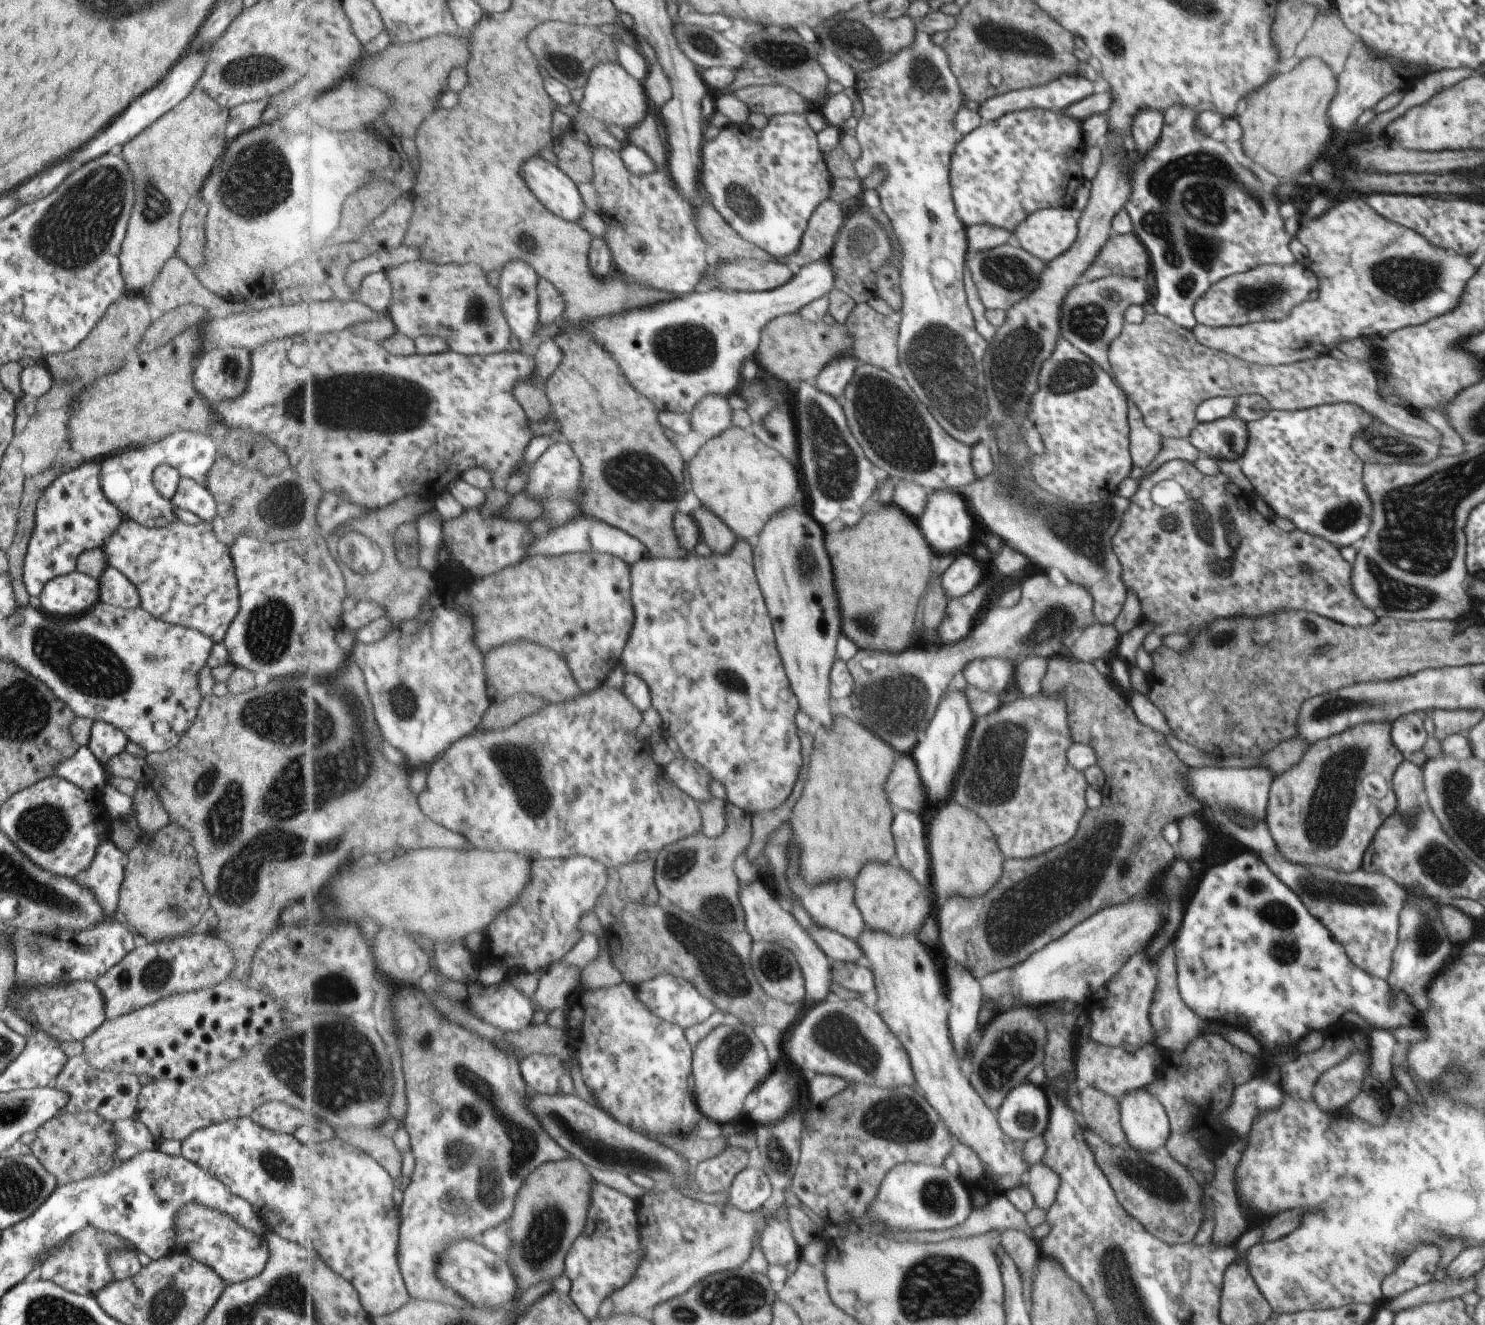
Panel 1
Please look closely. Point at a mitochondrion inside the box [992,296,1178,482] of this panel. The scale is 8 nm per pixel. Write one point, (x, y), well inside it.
(1068, 376)

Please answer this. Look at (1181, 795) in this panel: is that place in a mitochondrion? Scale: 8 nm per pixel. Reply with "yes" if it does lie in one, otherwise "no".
no

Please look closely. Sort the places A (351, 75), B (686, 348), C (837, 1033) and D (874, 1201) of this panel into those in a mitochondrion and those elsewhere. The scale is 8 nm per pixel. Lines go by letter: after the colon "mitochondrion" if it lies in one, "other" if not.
A: other
B: mitochondrion
C: mitochondrion
D: other

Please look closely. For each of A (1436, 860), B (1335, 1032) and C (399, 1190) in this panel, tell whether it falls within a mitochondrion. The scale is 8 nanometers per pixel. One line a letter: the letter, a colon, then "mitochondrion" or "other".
A: mitochondrion
B: other
C: other

